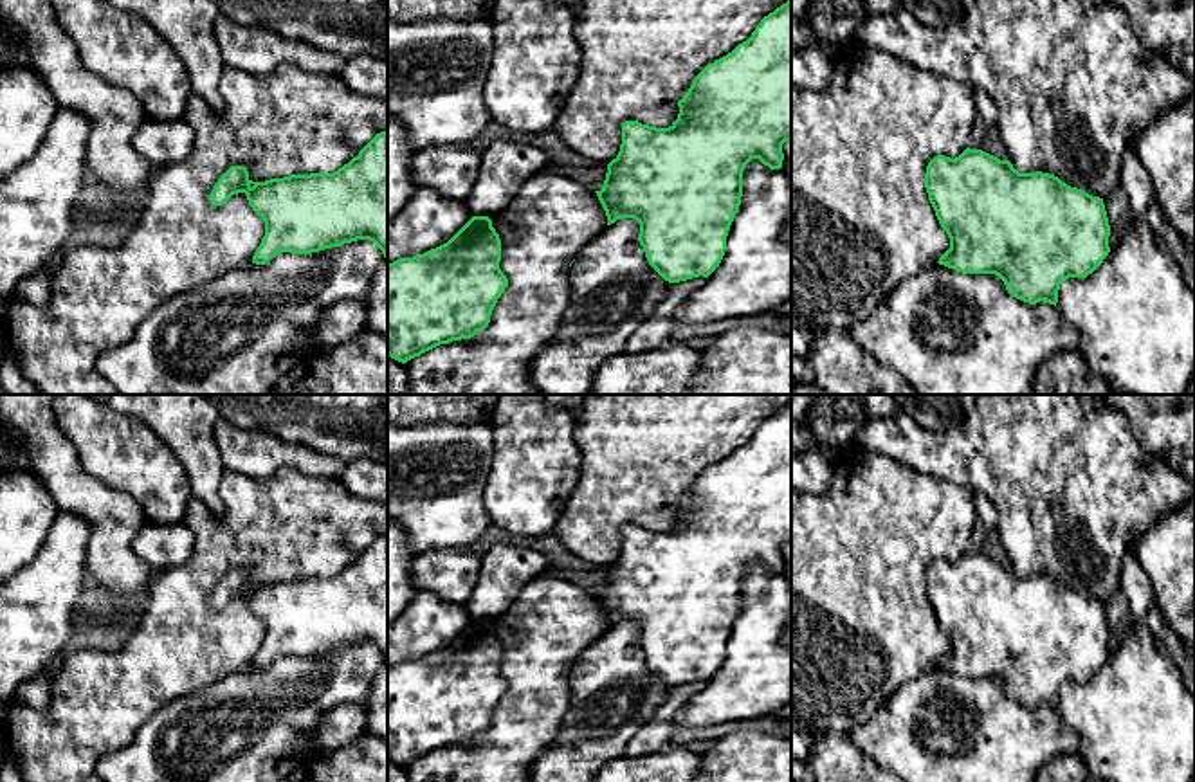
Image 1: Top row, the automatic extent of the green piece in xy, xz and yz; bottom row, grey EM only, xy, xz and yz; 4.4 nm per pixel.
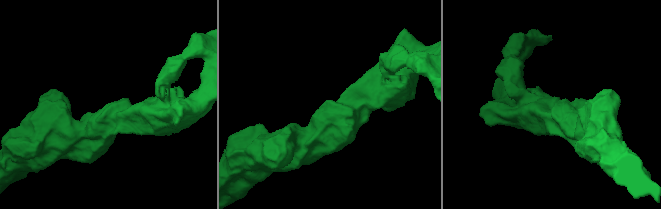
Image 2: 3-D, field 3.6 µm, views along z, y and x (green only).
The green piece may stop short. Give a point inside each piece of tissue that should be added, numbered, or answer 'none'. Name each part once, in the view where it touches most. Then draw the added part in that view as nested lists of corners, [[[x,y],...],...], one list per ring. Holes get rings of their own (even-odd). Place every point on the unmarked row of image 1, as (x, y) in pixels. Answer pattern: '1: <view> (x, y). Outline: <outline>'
none

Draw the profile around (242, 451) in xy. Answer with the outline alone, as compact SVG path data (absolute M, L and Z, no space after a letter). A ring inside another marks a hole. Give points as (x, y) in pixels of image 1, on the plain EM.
M218 422L214 427L214 440L225 470L251 477L267 477L281 467L292 467L306 476L339 479L346 468L346 461L341 458L267 436L263 431L243 431L225 422Z

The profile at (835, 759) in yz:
M826 735L815 744L811 768L815 782L903 782L865 757L844 735Z

